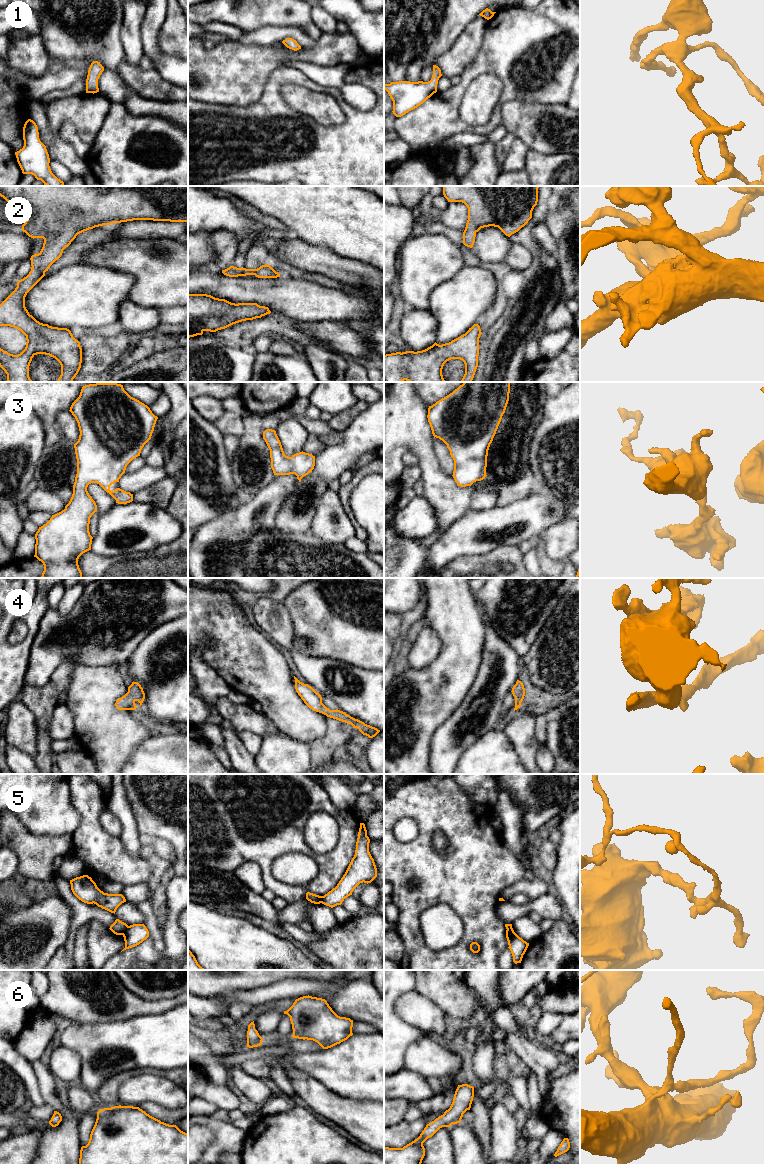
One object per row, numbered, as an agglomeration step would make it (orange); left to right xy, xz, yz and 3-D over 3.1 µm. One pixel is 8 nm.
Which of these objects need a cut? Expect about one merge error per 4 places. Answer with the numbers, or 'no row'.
5

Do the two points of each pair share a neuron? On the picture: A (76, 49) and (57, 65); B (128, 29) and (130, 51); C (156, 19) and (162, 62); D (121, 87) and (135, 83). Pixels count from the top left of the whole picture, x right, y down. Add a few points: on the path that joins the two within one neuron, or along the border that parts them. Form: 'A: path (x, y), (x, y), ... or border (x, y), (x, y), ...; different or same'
A: border (87, 59), (52, 59), (50, 61); different
B: path (130, 34), (130, 46); same
C: path (152, 30), (152, 51); same
D: border (118, 73), (133, 90); different

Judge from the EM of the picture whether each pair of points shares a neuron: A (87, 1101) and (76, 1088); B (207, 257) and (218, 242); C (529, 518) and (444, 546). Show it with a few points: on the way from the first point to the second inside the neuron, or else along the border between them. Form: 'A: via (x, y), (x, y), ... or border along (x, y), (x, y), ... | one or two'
A: via (84, 1098), (77, 1091) | one
B: border along (210, 233), (216, 267) | two
C: via (508, 524), (492, 528), (482, 528), (465, 536) | one

